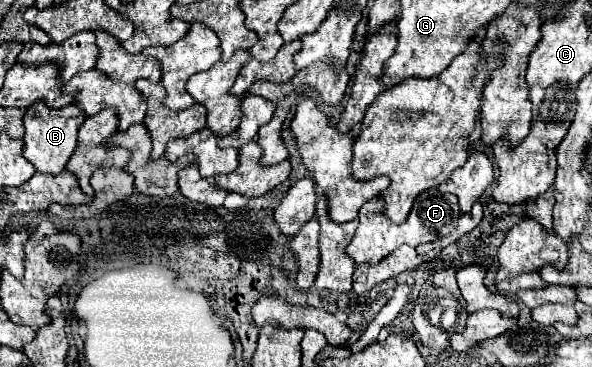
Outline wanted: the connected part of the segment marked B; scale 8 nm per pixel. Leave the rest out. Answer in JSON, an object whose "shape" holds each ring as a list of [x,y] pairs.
{"shape":[[[37,101],[35,105],[31,105],[27,109],[27,113],[23,117],[23,123],[25,123],[23,155],[25,155],[25,159],[29,159],[39,173],[51,173],[51,175],[61,173],[65,169],[65,163],[71,159],[71,155],[77,147],[77,131],[85,119],[87,119],[87,115],[83,113],[83,109],[79,109],[73,103],[67,107],[53,109],[45,101]]]}

